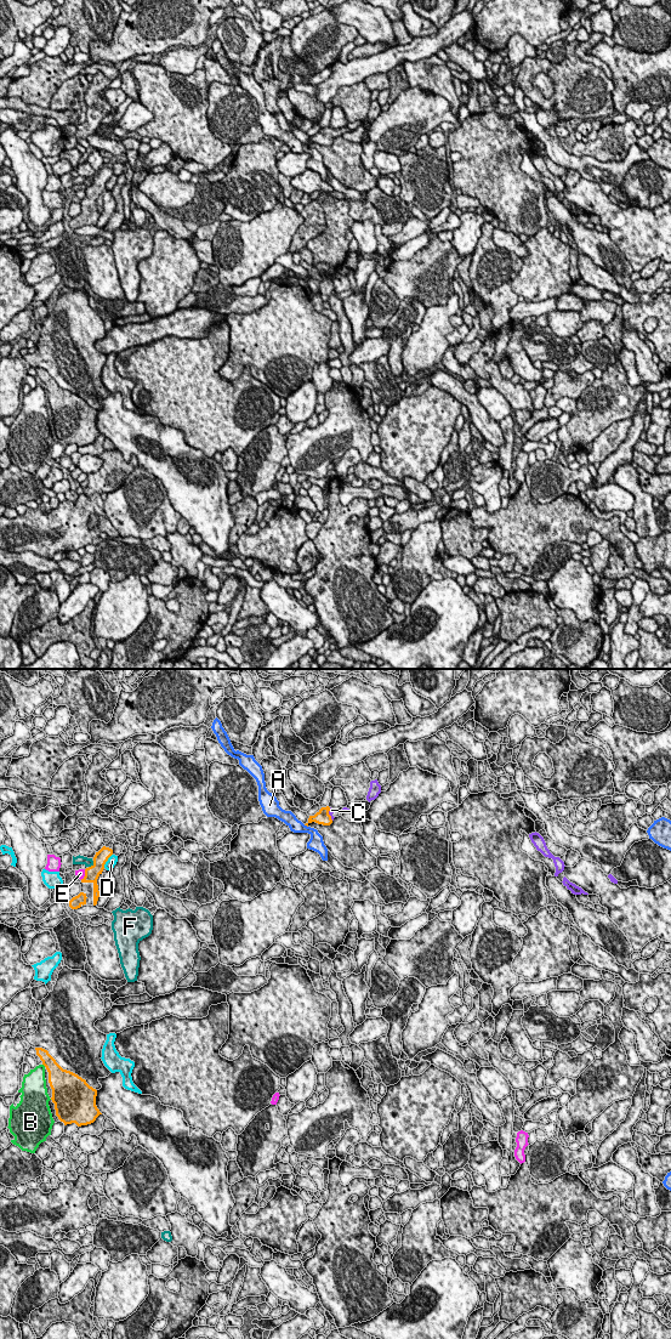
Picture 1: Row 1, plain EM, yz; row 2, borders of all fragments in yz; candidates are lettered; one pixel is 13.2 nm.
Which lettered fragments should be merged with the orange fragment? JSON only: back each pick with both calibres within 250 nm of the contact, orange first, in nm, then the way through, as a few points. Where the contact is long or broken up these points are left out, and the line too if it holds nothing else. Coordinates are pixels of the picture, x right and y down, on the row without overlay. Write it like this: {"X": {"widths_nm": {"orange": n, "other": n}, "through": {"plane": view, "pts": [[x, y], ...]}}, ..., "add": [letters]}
{"C": {"widths_nm": {"orange": 190, "other": 60}, "through": {"plane": "yz", "pts": [[322, 137], [328, 134], [331, 130]]}}, "add": ["C"]}

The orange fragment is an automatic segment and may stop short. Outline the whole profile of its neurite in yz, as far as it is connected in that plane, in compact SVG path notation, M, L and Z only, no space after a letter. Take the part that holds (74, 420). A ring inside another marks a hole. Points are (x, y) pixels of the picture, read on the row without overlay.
M42 368L35 370L49 392L51 420L58 439L64 446L75 443L81 447L93 443L102 435L96 426L97 410L78 395L63 390L47 370Z

